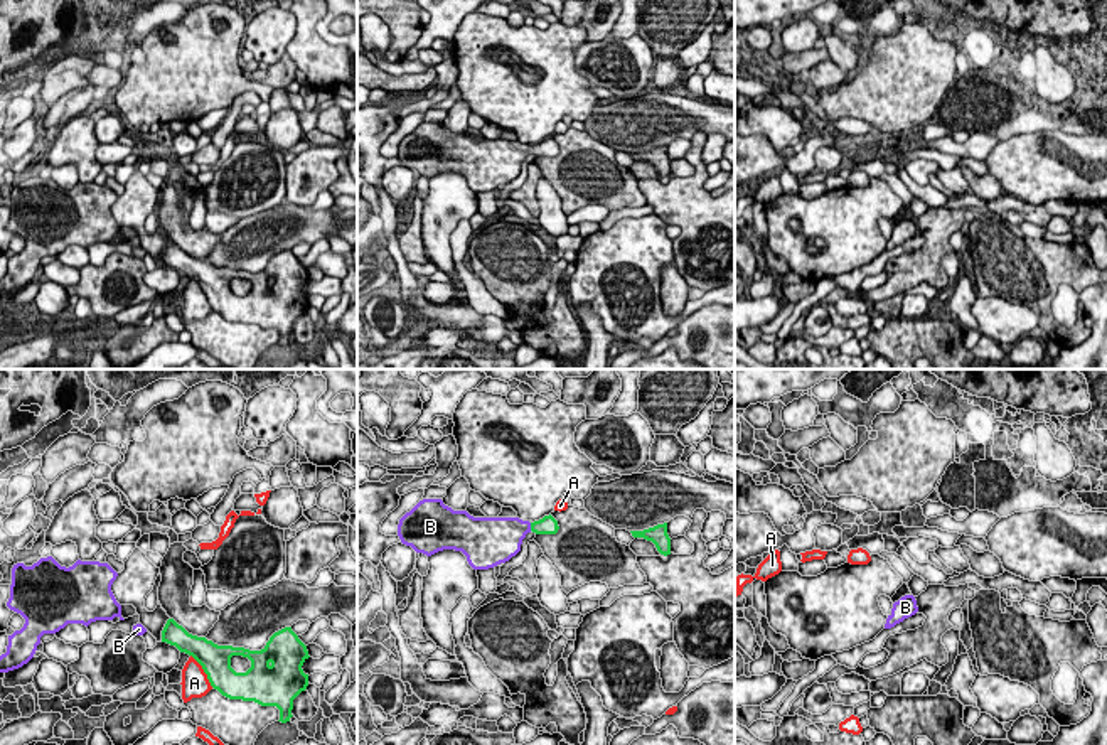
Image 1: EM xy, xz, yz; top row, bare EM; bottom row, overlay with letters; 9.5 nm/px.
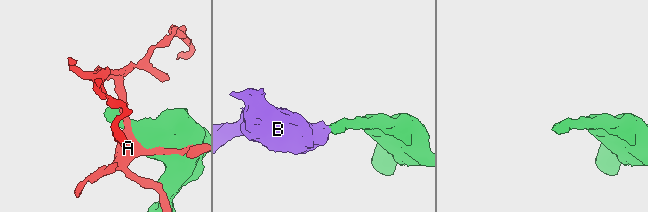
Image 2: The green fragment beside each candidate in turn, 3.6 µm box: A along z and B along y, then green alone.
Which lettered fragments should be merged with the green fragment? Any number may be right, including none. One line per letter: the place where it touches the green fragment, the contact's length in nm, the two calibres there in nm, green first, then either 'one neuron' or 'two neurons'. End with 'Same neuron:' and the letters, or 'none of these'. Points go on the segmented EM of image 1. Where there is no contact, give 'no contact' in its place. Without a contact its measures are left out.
A: xy (204, 671) | 380 nm | 280/260 nm | two neurons
B: xz (531, 526) | 80 nm | 180/320 nm | one neuron
Same neuron: B

